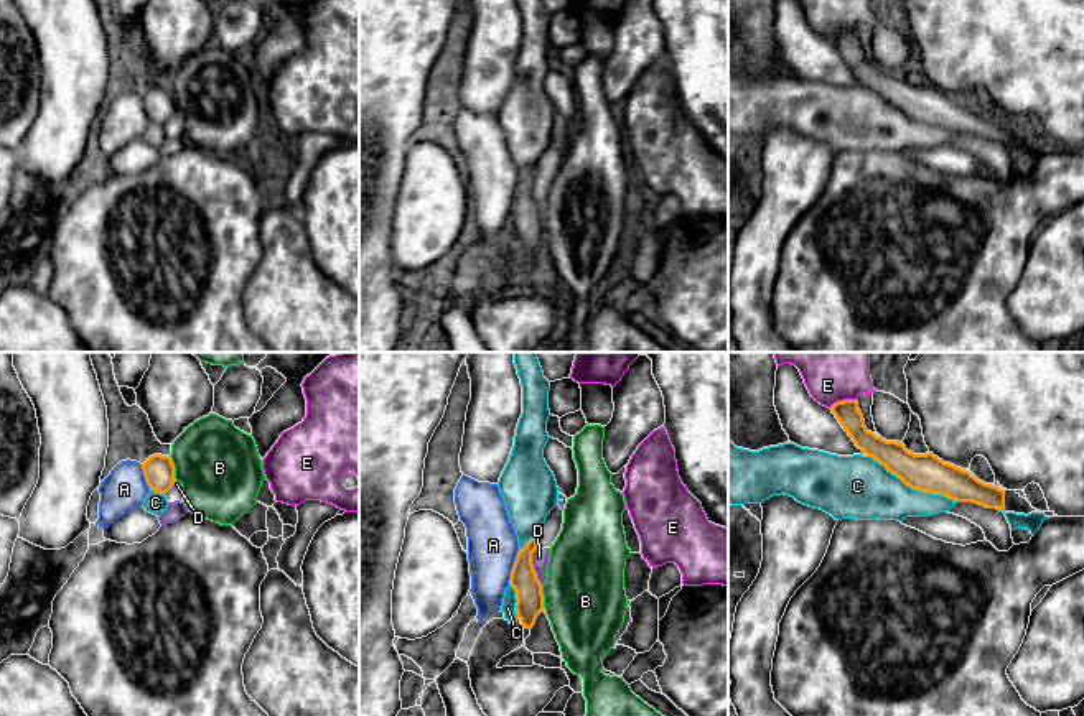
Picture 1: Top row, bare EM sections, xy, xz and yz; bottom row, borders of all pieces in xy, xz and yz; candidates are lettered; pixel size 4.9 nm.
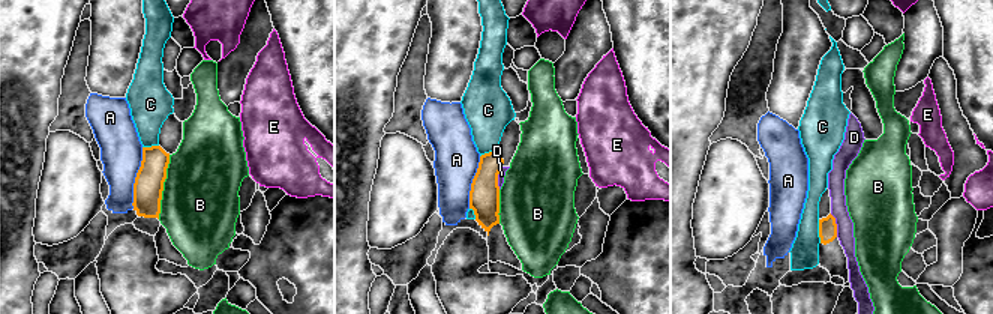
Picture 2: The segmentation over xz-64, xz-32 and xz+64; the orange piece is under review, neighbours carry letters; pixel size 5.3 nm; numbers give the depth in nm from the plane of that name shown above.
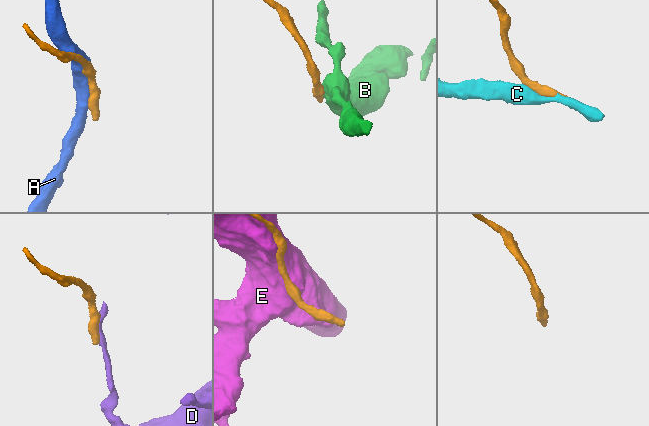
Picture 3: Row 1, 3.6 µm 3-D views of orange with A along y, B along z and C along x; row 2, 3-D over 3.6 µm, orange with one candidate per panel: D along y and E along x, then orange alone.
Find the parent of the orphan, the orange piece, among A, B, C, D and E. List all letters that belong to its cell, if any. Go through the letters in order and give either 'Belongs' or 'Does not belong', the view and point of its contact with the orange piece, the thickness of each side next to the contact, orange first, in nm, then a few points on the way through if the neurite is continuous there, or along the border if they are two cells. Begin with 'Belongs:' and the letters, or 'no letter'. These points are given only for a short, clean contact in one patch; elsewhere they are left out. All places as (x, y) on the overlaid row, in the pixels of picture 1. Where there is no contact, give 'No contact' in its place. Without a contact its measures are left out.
Belongs: no letter
A: Does not belong. Touches orange at xz (513, 567). Thickness 130 nm (orange) against 240 nm
B: Does not belong. Touches orange at xz (542, 598). Thickness 130 nm (orange) against 400 nm. Boundary: xz (541, 585), (546, 609)
C: Does not belong. Touches orange at yz (913, 488). Thickness 180 nm (orange) against 300 nm
D: Does not belong. Touches orange at xz (532, 567). Thickness 130 nm (orange) against 80 nm. Boundary: xz (536, 548), (532, 568), (541, 585)
E: Does not belong. Touches orange at yz (842, 402). Thickness 120 nm (orange) against 360 nm

